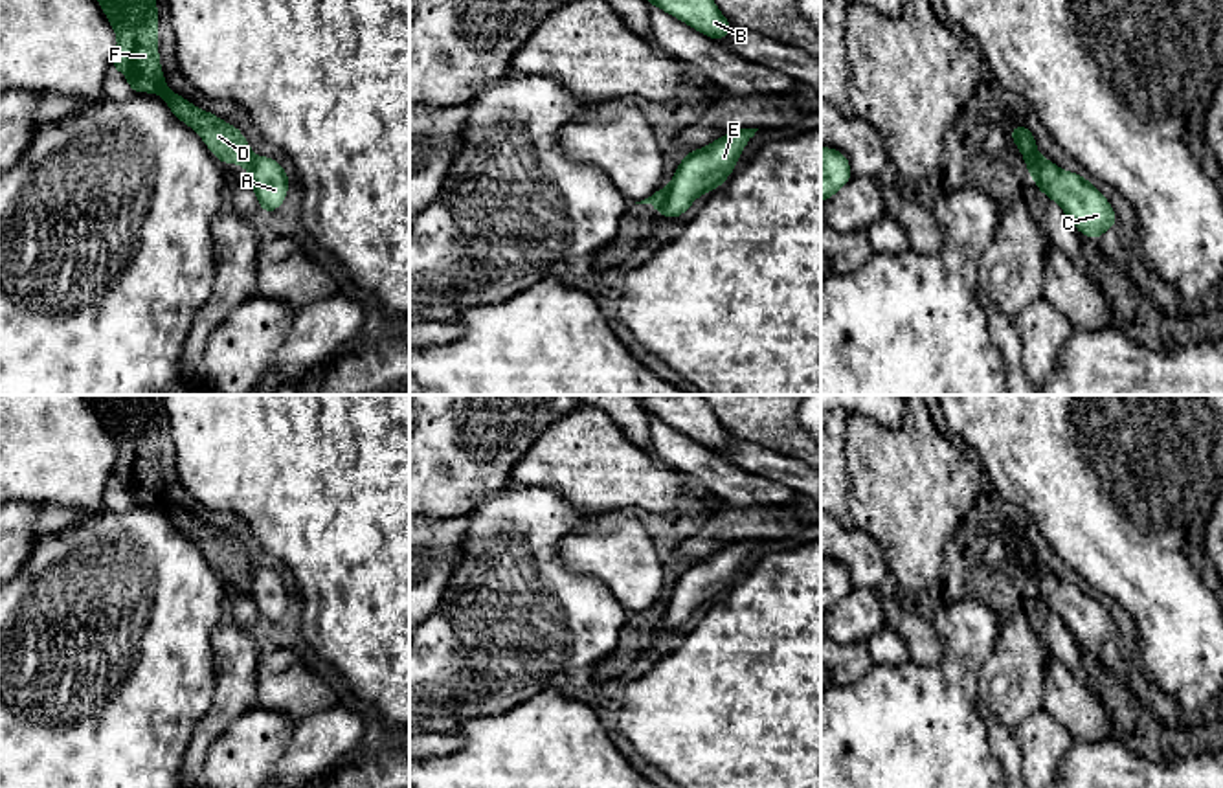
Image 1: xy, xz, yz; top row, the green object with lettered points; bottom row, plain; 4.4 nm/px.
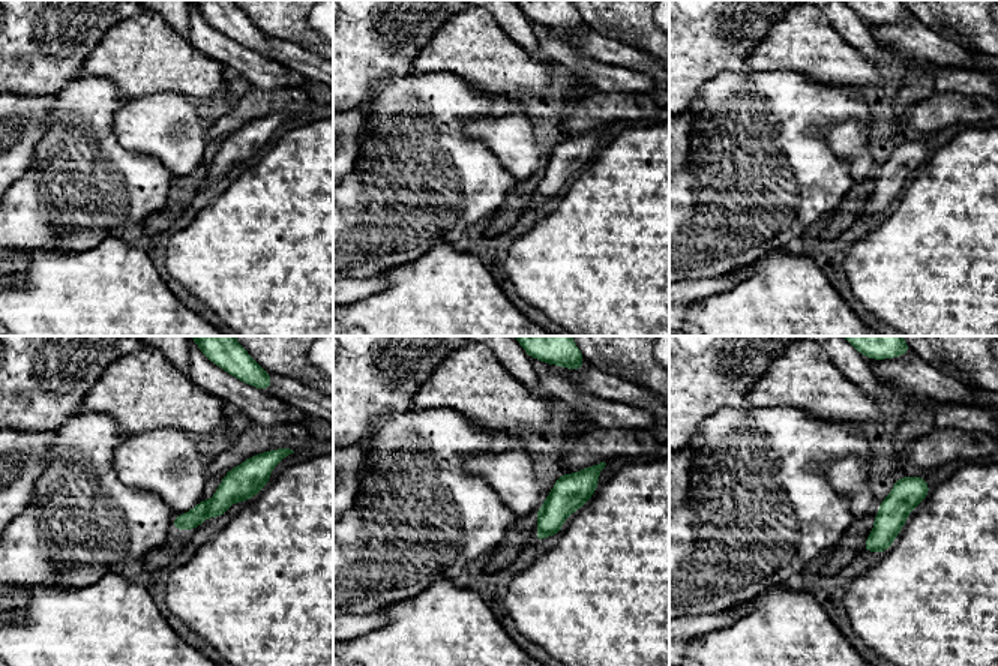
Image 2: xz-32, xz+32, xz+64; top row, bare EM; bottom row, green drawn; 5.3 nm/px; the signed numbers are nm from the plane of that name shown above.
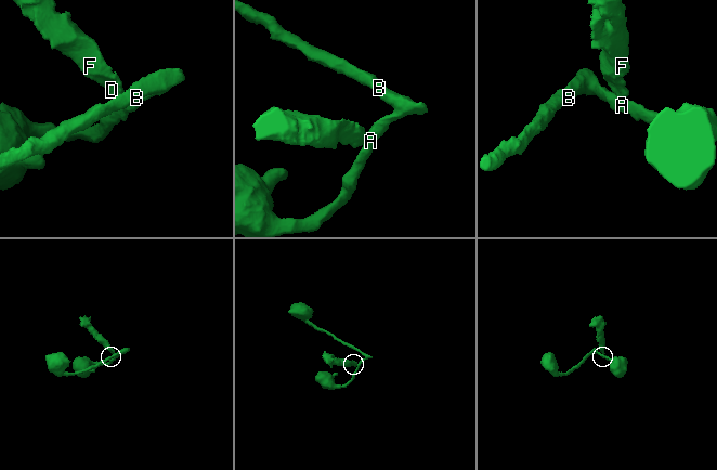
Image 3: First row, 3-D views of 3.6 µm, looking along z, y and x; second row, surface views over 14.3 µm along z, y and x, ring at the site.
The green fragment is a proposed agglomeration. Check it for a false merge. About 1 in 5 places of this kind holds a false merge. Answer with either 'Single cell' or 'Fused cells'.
Fused cells

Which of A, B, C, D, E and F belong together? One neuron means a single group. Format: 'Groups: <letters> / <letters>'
Groups: A B C E / D F

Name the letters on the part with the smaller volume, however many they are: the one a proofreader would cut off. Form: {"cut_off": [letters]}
{"cut_off": ["D", "F"]}

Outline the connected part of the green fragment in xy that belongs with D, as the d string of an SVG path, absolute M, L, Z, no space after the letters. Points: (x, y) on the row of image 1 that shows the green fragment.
M97 0L118 37L118 50L110 70L121 70L132 94L156 92L169 110L189 125L220 163L239 163L252 171L255 156L244 134L196 108L167 88L158 53L158 6L156 0Z

